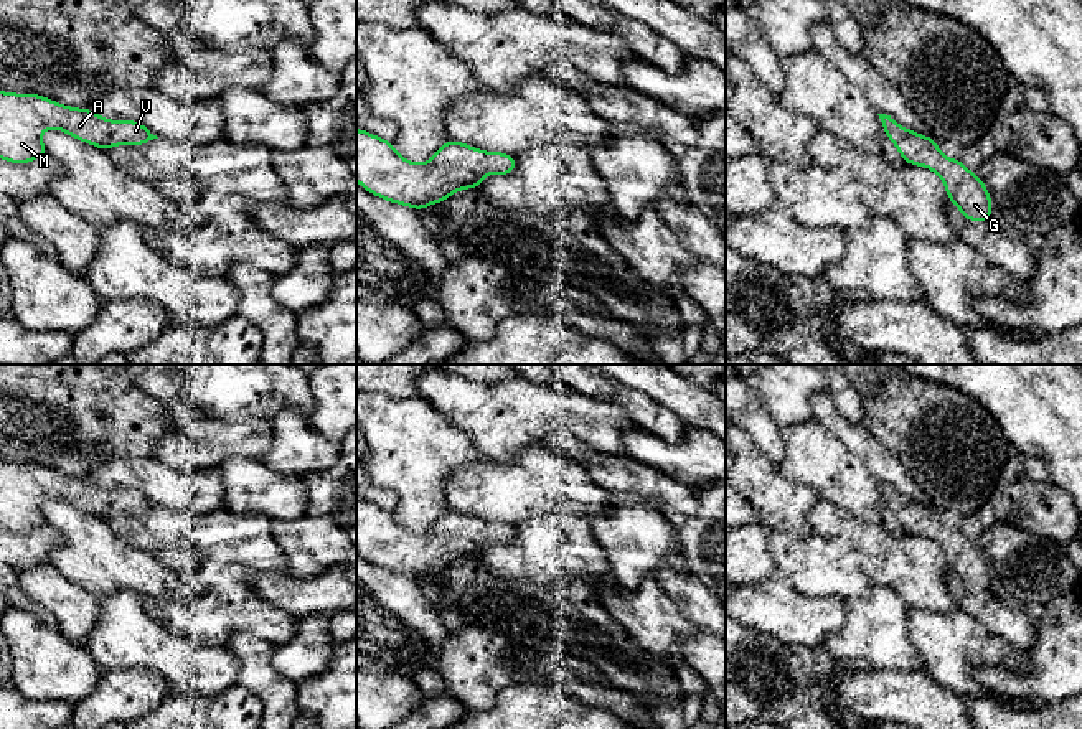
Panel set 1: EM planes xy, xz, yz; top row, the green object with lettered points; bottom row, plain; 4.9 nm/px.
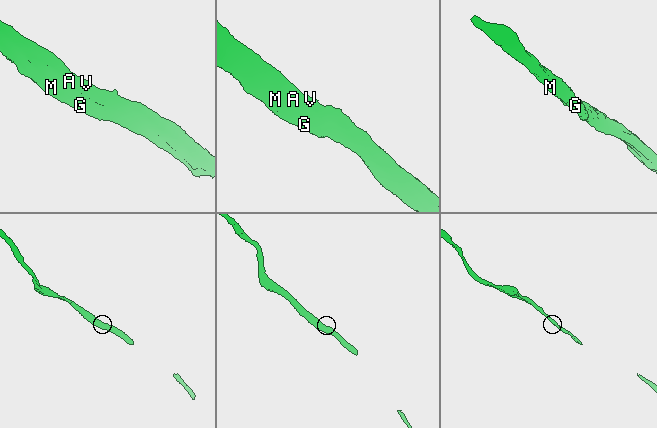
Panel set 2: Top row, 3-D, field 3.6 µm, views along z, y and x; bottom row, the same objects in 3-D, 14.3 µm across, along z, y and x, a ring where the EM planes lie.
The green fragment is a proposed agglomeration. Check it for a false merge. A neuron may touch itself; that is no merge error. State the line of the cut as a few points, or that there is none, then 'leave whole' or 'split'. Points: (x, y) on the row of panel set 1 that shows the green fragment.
cut in yz along (886, 116), (894, 142); split

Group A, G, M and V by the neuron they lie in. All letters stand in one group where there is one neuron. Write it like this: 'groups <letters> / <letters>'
groups A G M / V

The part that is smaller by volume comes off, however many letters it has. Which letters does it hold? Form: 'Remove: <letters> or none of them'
Remove: V

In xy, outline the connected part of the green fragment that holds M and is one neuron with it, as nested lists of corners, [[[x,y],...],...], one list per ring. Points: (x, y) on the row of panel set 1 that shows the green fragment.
[[[0,91],[0,158],[12,163],[30,163],[48,152],[41,142],[45,129],[58,129],[68,135],[109,150],[119,145],[119,127],[92,109],[58,104],[38,94]]]

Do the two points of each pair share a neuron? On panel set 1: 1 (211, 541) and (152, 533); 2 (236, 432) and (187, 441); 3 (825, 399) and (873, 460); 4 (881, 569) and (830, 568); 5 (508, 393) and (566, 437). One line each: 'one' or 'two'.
1: one
2: one
3: one
4: two
5: two

